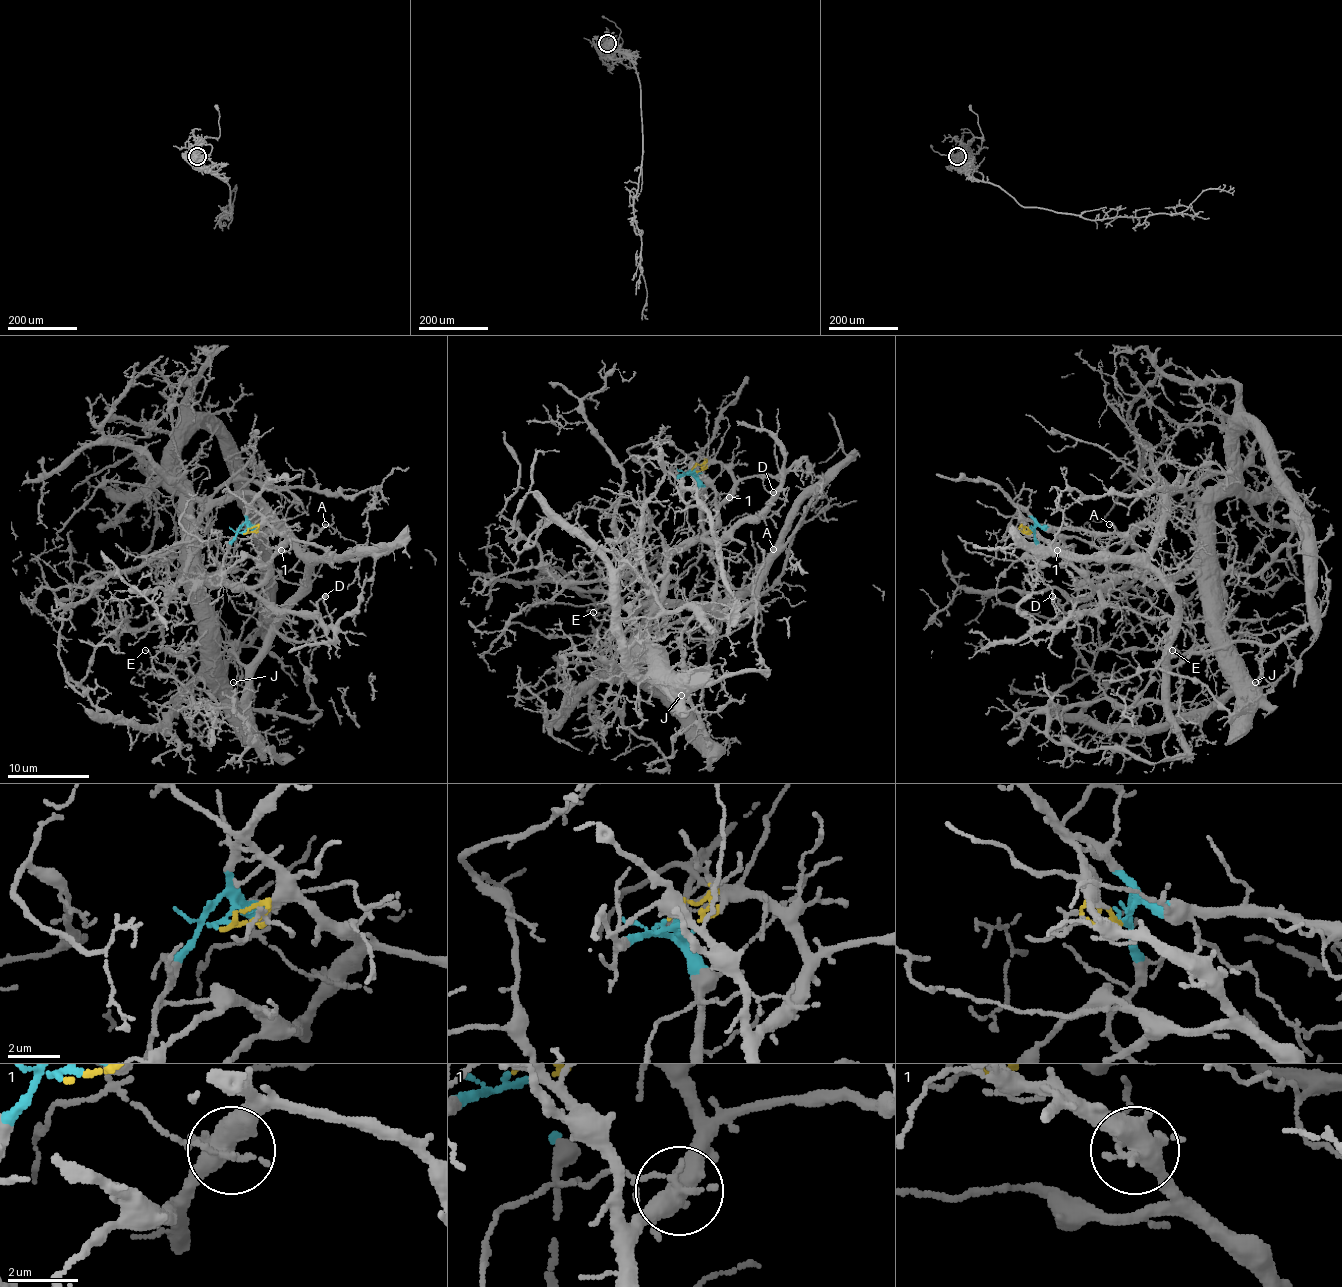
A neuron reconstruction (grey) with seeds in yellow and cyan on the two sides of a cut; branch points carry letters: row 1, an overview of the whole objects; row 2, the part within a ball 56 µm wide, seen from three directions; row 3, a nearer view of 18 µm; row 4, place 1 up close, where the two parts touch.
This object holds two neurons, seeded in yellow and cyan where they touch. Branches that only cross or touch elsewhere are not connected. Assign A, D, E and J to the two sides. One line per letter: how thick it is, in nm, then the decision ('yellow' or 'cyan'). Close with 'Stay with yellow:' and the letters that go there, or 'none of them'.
A: 140 nm thick; cyan
D: 130 nm thick; yellow
E: 130 nm thick; cyan
J: 70 nm thick; cyan
Stay with yellow: D

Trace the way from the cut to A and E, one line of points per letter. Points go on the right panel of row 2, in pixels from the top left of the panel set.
A: (1031, 532), (1037, 526), (1129, 532), (1137, 524), (1149, 522), (1156, 530), (1153, 541), (1145, 549), (1109, 524)
E: (1031, 532), (1129, 532), (1149, 522), (1149, 561), (1176, 606), (1168, 704), (1178, 706), (1180, 653), (1172, 651)

